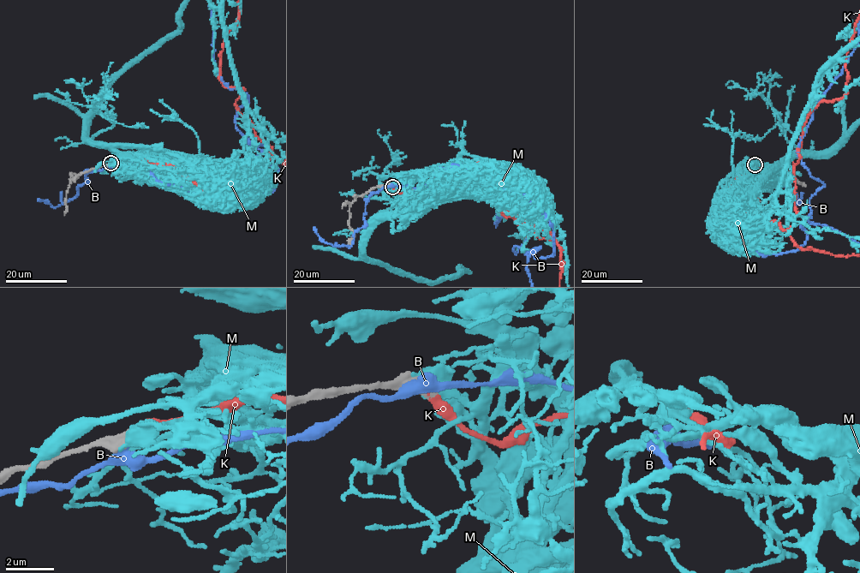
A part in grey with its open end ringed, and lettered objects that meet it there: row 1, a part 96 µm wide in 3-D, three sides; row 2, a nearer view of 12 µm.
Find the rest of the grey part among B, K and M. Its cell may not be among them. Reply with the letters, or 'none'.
K

